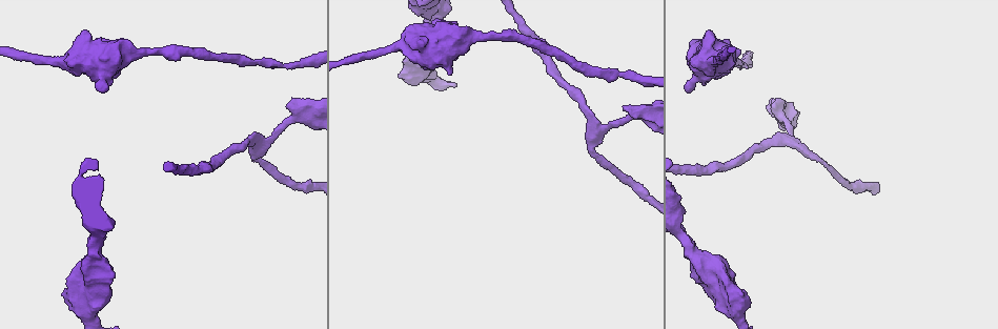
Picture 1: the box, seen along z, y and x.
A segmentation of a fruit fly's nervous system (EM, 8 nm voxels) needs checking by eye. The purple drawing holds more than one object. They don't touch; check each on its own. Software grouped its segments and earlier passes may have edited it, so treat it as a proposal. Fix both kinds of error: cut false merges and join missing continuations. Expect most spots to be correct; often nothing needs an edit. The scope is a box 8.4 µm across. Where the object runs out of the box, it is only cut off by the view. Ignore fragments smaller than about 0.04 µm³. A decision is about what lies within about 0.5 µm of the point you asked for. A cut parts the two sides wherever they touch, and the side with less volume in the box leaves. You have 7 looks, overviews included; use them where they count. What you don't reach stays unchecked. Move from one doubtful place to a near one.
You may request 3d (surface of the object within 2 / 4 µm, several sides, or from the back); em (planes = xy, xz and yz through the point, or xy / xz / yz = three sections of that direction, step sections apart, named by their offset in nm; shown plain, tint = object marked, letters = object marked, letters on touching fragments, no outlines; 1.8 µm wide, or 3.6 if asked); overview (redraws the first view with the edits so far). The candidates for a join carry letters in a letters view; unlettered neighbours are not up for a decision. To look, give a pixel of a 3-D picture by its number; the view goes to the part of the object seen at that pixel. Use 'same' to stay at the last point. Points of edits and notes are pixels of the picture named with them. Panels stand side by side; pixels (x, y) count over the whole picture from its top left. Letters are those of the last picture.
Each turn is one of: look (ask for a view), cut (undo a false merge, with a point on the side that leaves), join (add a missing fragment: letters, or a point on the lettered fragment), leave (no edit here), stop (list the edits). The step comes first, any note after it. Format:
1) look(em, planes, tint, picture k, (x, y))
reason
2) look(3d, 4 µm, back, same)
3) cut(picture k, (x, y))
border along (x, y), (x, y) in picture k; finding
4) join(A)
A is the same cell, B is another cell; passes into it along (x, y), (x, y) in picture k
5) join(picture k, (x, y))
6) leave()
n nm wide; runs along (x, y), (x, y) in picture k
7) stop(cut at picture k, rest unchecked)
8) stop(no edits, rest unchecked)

look(3d, 4 µm, picture 1, (101, 91))
free end

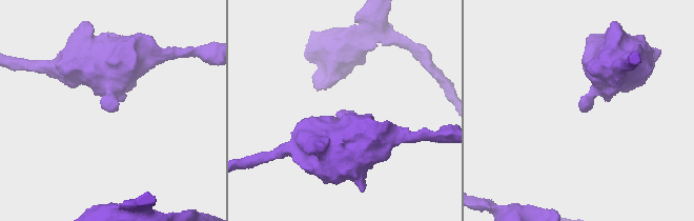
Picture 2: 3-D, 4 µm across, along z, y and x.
look(em, xy, step 4, tint, picture 2, (581, 110))

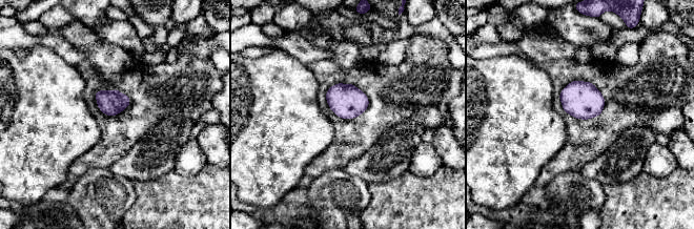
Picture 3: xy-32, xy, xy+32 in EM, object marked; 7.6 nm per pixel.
look(em, xy, step 4, letters, same)

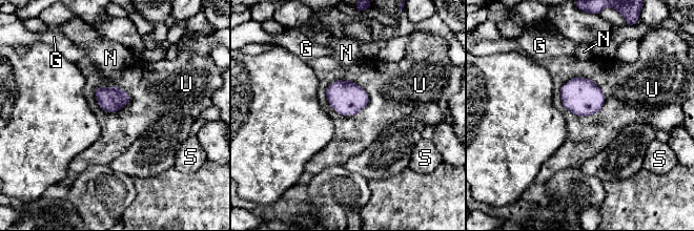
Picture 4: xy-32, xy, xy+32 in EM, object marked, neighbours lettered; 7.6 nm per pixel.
leave()
G, N, S and U are other cells; border along (572, 77), (562, 104), (600, 111) in picture 4; none of them fits

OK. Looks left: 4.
look(em, planes, letters, picture 1, (264, 138))
three arms meet

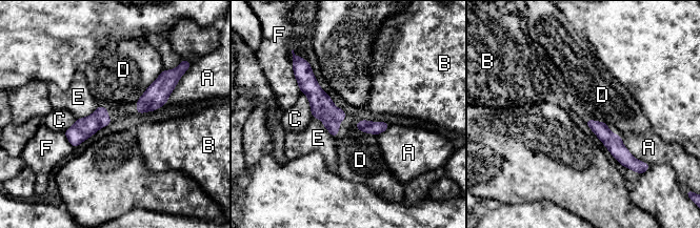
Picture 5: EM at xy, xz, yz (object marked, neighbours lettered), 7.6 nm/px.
leave()
A, B, C, D, E and F are other cells; runs along (307, 70), (334, 132) in picture 5; one cell here

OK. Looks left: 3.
look(em, xz, step 8, plain, picture 1, (688, 249))
calibre changes

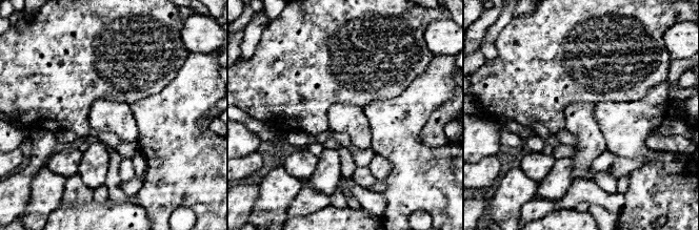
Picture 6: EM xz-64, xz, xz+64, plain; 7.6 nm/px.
look(em, xz, step 8, letters, same)

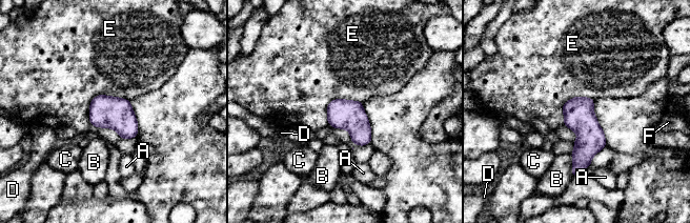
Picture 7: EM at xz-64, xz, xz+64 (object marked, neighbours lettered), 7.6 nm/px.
leave()
A, B, C, D, E and F are other cells; all the same cell

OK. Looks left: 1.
stop(no edits, rest unchecked)

